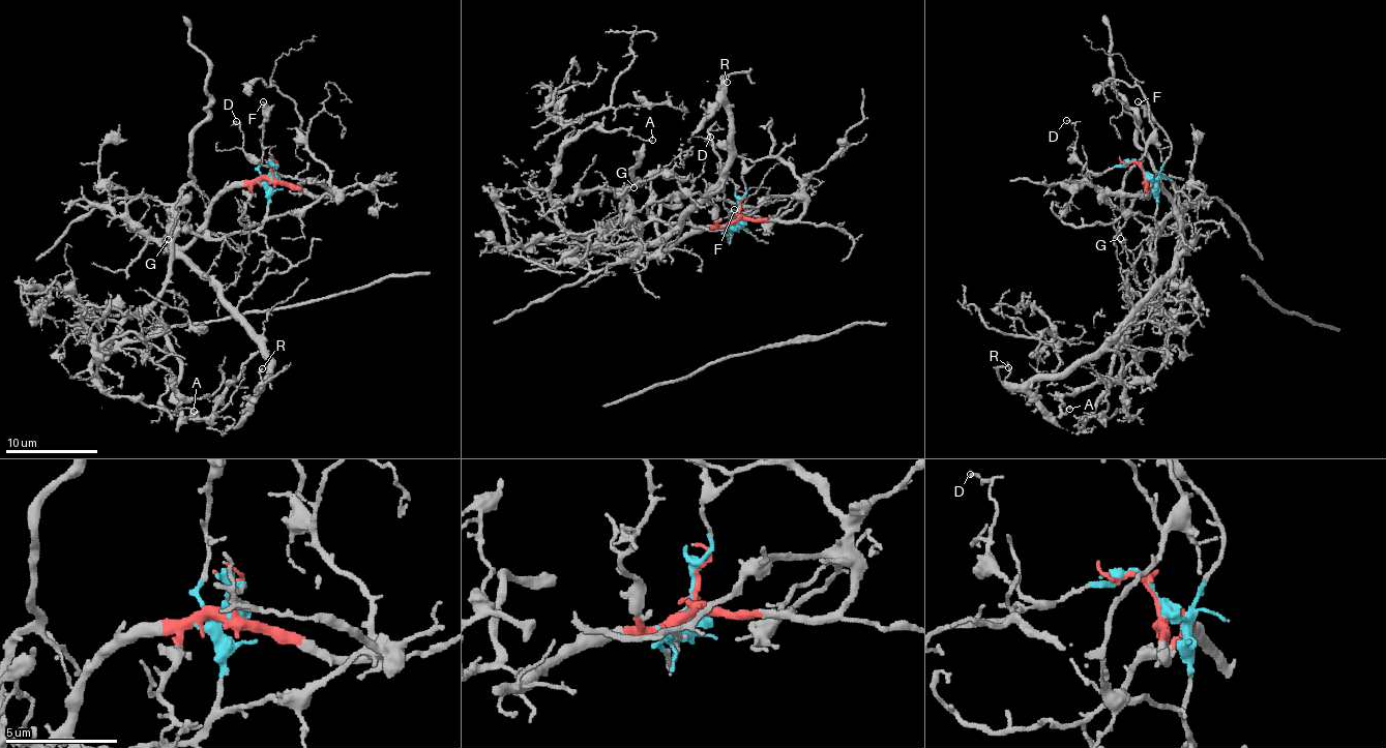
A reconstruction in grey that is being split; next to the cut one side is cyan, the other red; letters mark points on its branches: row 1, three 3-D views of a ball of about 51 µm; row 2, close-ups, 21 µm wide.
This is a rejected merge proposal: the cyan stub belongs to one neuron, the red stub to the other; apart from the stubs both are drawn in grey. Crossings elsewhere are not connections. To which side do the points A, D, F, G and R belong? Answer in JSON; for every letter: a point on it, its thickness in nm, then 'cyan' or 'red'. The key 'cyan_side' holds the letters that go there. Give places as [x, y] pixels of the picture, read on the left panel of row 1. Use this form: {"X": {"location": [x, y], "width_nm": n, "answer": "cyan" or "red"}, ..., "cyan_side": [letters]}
{"A": {"location": [194, 411], "width_nm": 120, "answer": "cyan"}, "D": {"location": [236, 121], "width_nm": 110, "answer": "cyan"}, "F": {"location": [263, 101], "width_nm": 240, "answer": "cyan"}, "G": {"location": [168, 239], "width_nm": 110, "answer": "cyan"}, "R": {"location": [262, 368], "width_nm": 160, "answer": "red"}, "cyan_side": ["A", "D", "F", "G"]}

